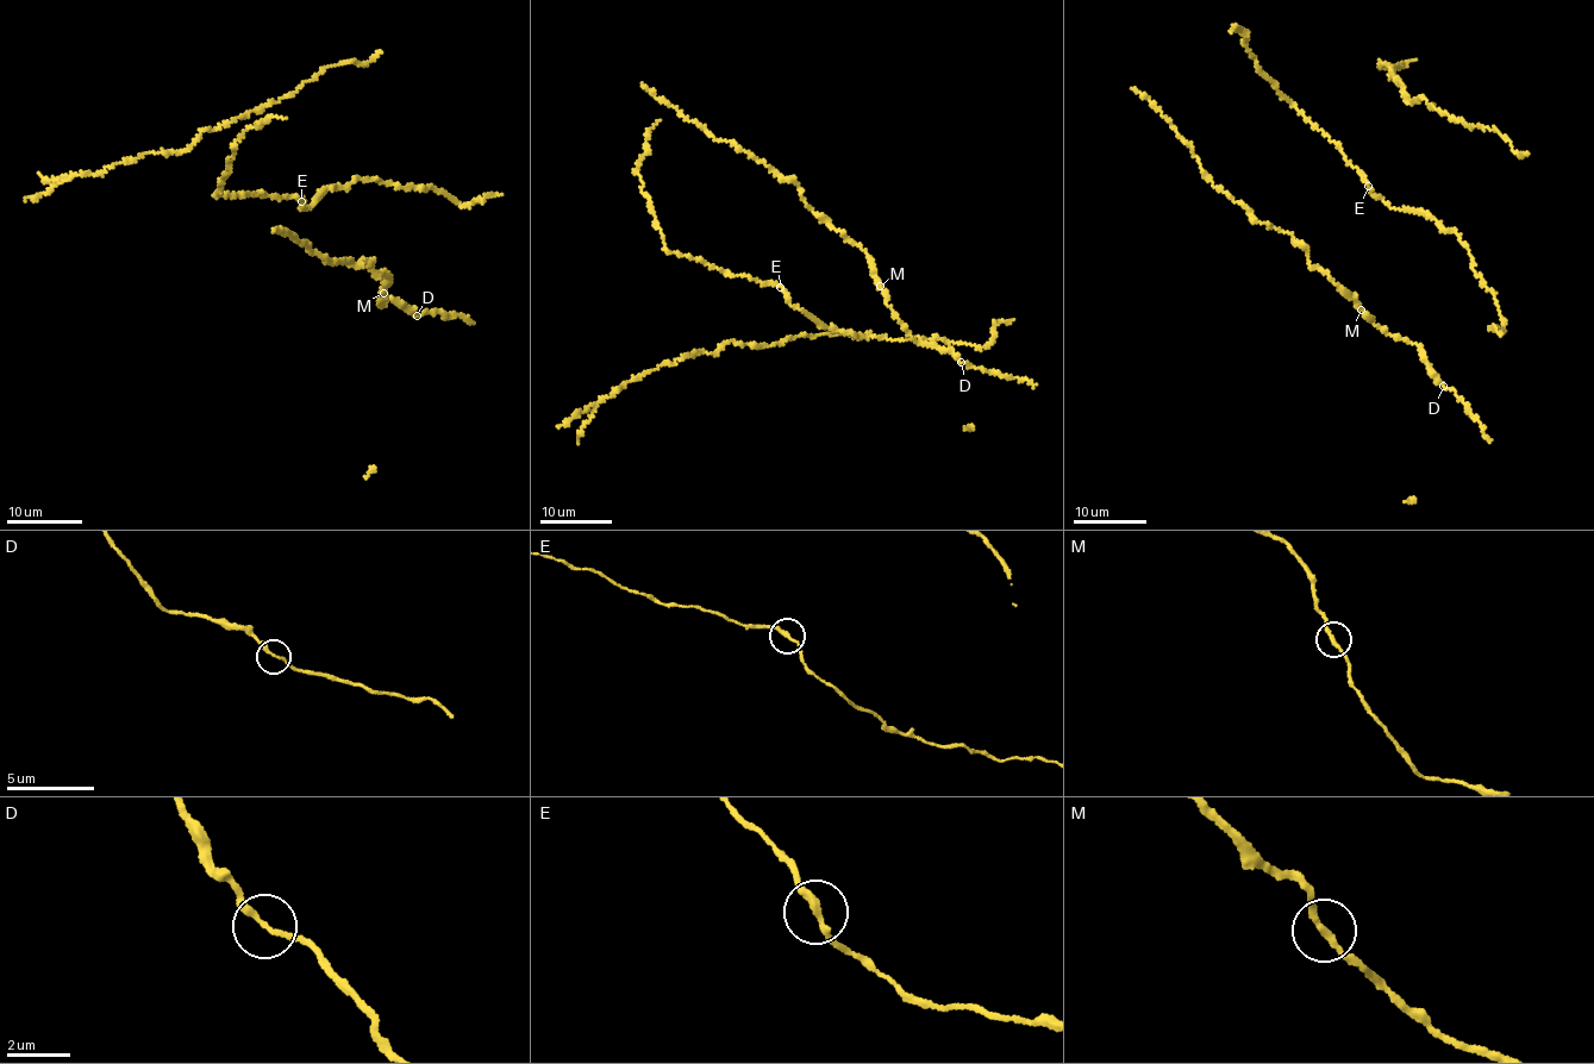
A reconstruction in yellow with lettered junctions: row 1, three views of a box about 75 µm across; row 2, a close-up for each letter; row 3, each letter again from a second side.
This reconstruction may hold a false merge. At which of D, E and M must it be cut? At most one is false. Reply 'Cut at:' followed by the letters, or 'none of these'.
Cut at: none of these

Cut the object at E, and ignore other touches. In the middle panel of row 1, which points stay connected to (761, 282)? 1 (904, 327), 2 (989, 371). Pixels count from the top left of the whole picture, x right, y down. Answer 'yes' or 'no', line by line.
1: yes
2: yes

